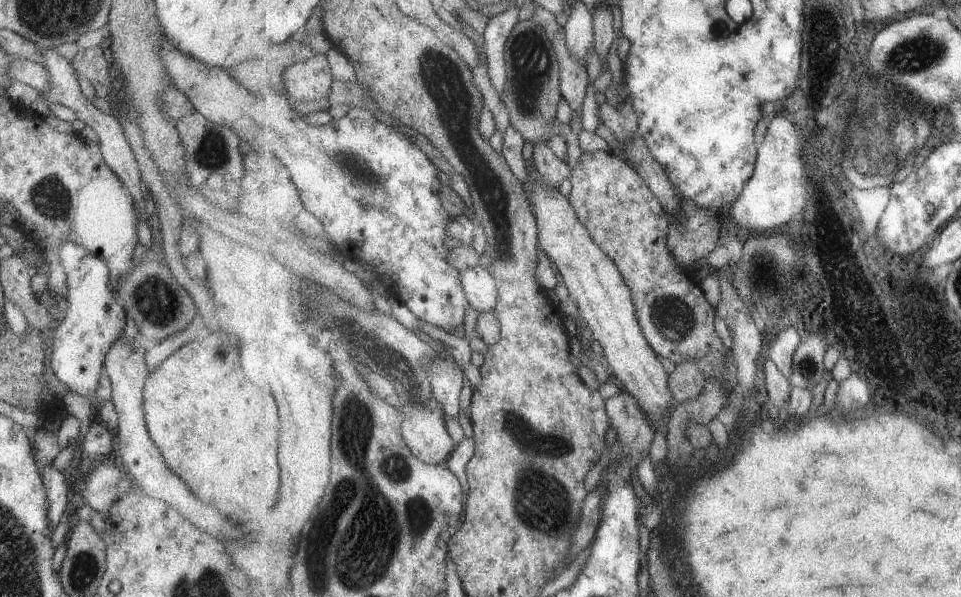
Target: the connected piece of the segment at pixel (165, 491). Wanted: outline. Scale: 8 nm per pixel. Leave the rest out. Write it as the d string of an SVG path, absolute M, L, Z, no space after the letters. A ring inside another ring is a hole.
M117 337L106 352L103 367L110 382L110 401L118 418L113 434L119 440L118 453L121 457L124 470L130 474L134 484L154 499L159 499L174 508L182 517L195 525L197 529L214 536L225 546L225 538L239 538L235 528L231 528L224 517L213 506L201 502L187 485L165 464L162 454L149 438L142 407L142 392L148 371L145 367L146 344L140 338L125 339Z

